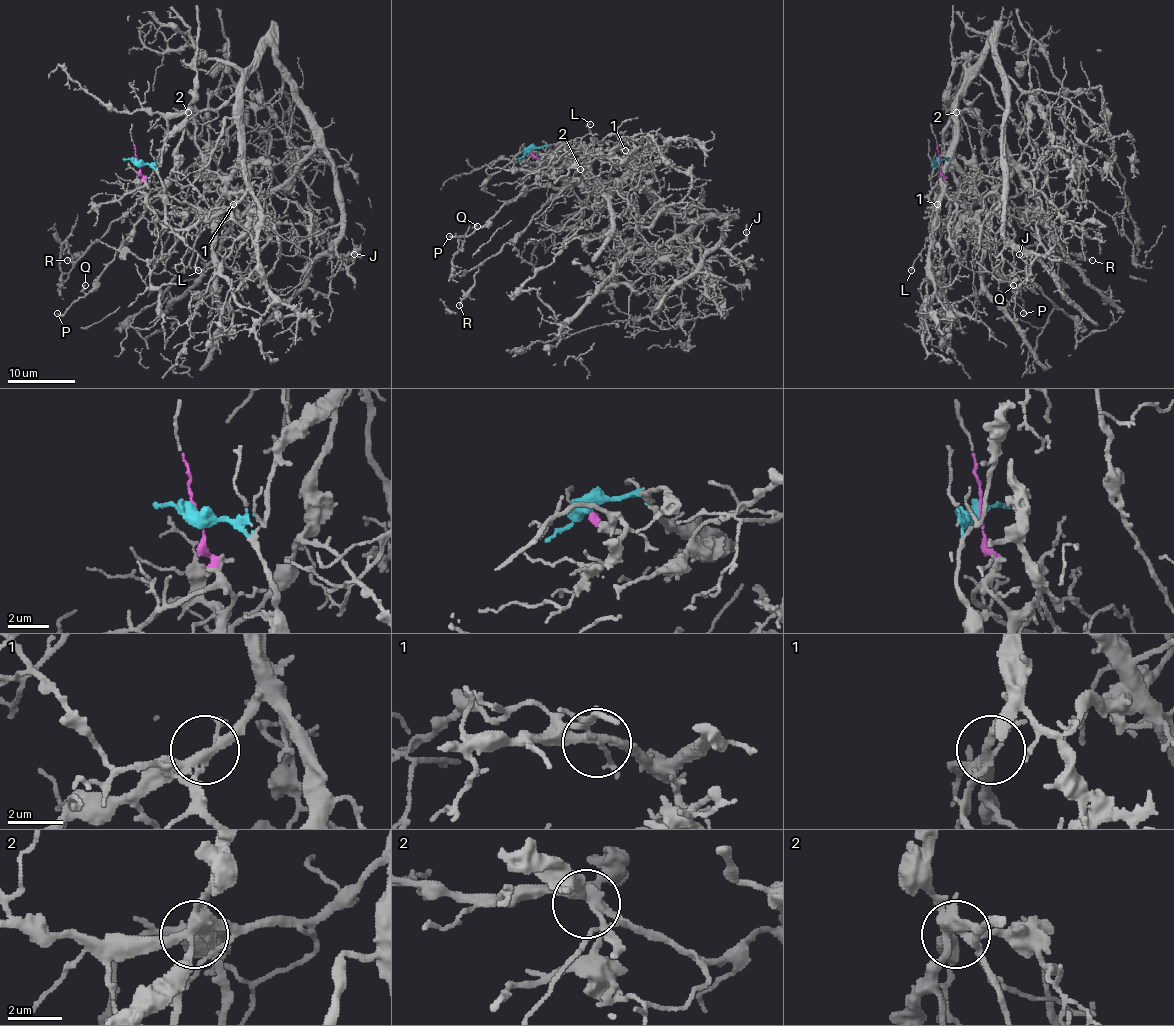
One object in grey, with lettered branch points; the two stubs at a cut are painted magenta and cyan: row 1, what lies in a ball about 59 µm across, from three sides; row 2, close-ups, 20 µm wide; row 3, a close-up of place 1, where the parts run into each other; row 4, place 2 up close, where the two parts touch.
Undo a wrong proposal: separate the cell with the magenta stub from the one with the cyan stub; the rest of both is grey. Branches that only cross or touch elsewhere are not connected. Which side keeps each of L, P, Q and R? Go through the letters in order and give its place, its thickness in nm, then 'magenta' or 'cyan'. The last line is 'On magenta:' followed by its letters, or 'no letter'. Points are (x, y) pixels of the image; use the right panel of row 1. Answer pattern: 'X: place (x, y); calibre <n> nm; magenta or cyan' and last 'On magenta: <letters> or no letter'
L: place (911, 270); calibre 170 nm; cyan
P: place (1023, 313); calibre 190 nm; cyan
Q: place (1013, 285); calibre 120 nm; cyan
R: place (1092, 260); calibre 160 nm; cyan
On magenta: no letter

